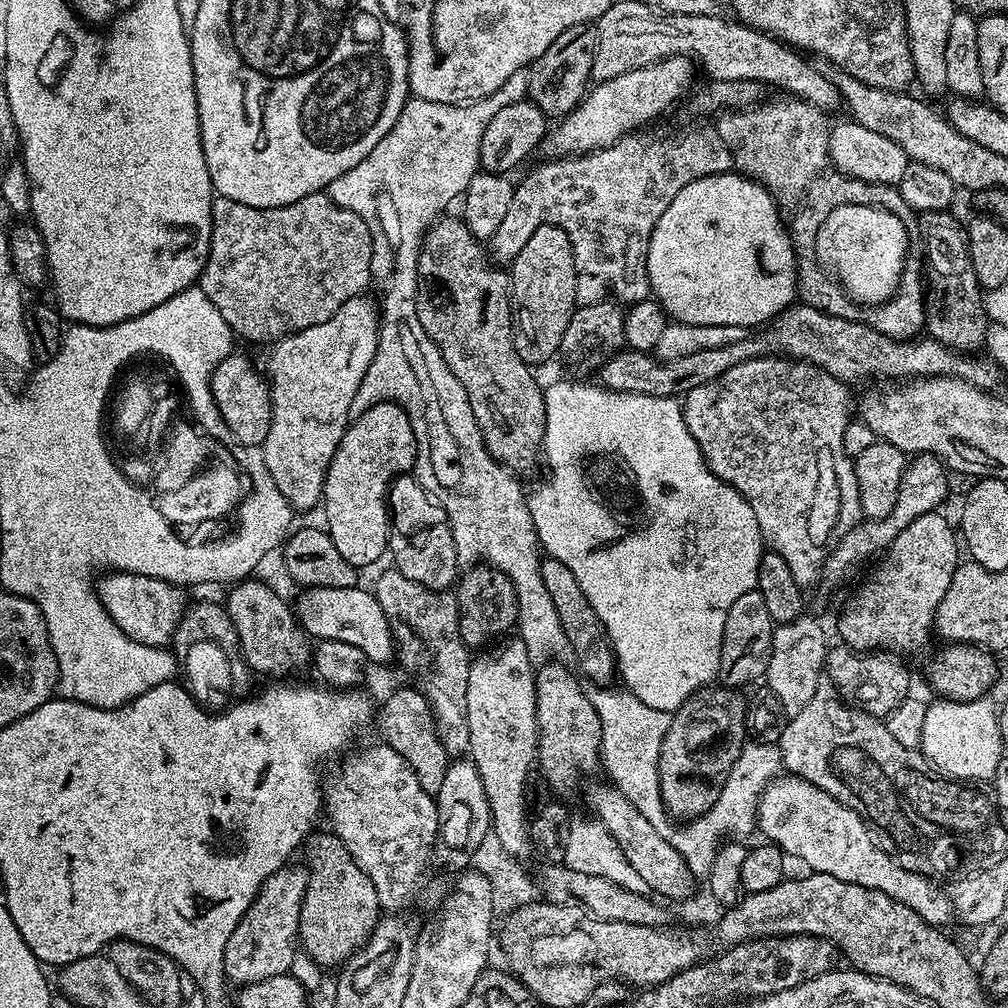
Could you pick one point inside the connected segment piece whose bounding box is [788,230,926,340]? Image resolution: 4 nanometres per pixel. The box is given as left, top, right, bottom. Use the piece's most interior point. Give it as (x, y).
(903, 321)

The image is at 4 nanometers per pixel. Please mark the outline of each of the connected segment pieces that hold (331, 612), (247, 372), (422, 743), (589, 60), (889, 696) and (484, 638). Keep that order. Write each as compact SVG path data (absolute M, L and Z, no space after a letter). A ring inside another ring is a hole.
M363 586L355 588L310 588L301 591L300 601L295 601L294 611L298 617L298 623L309 637L321 640L337 640L338 642L350 642L350 646L358 646L366 654L366 658L373 665L388 664L397 659L396 639L392 636L390 622L378 602L375 591L368 592Z
M233 354L218 362L212 375L212 393L220 416L229 428L229 434L237 445L263 445L270 430L272 417L272 390L265 373L260 372L244 356Z
M414 686L396 688L384 700L384 705L379 705L378 715L375 717L375 727L380 727L379 739L390 745L414 770L414 778L418 778L422 790L435 798L439 794L442 782L445 781L446 770L450 757L446 746L438 738L436 719L432 716L432 708L418 689Z
M592 24L570 26L570 30L558 34L558 38L554 38L554 43L550 45L550 50L546 50L546 54L542 54L542 58L538 58L527 69L527 99L538 105L545 116L563 118L573 112L584 99L590 88L596 43L599 40L600 33Z
M845 646L837 647L828 649L826 675L852 707L869 712L871 716L887 718L903 700L909 699L908 687L912 680L908 677L907 666L895 651L856 651Z
M472 566L465 572L468 573L465 576L463 573L459 577L454 588L456 605L460 607L460 639L469 649L480 650L499 641L516 628L518 618L516 587L506 574L491 566Z

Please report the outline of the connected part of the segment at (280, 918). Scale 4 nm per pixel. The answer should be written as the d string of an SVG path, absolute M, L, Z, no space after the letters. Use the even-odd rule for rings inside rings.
M303 863L280 868L260 888L250 910L238 922L230 942L226 942L226 974L236 986L257 984L266 978L287 976L293 971L292 959L298 952L300 915L306 898L308 871Z

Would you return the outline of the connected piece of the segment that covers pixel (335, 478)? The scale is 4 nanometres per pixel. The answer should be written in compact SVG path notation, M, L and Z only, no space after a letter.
M391 402L370 406L366 414L349 423L324 479L322 509L326 530L350 566L364 570L367 564L385 559L390 548L388 489L397 476L411 473L415 467L414 430L399 406Z

